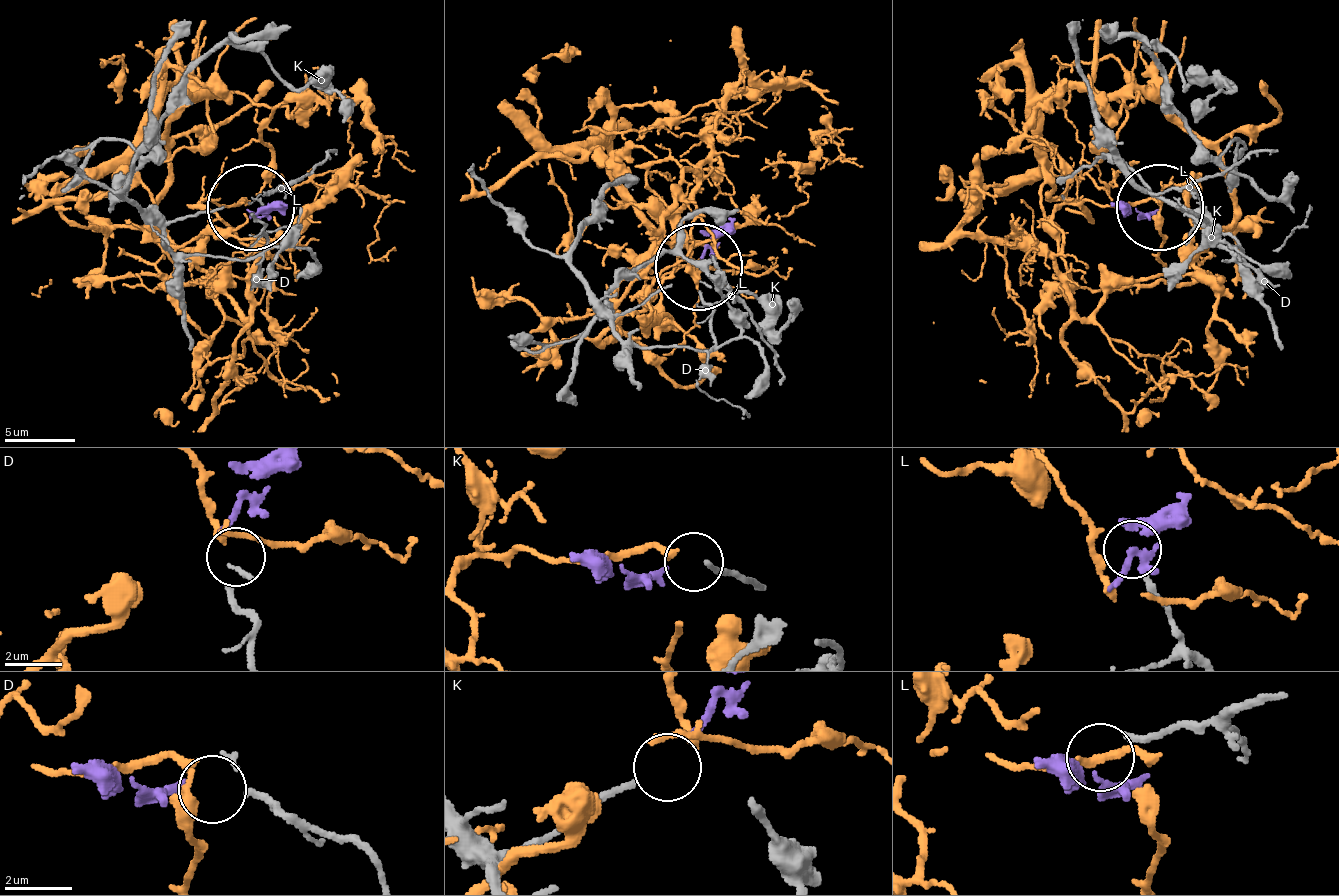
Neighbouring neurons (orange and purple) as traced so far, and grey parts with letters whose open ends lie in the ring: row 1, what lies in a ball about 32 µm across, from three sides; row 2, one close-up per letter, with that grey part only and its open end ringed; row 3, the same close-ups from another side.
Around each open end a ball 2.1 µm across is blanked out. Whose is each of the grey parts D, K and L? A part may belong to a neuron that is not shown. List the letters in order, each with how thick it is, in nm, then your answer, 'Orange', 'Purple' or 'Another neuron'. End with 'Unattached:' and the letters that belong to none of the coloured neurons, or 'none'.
D: Thickness 160 nm. Orange
K: Thickness 170 nm. Purple
L: Thickness 240 nm. Another neuron
Unattached: L

